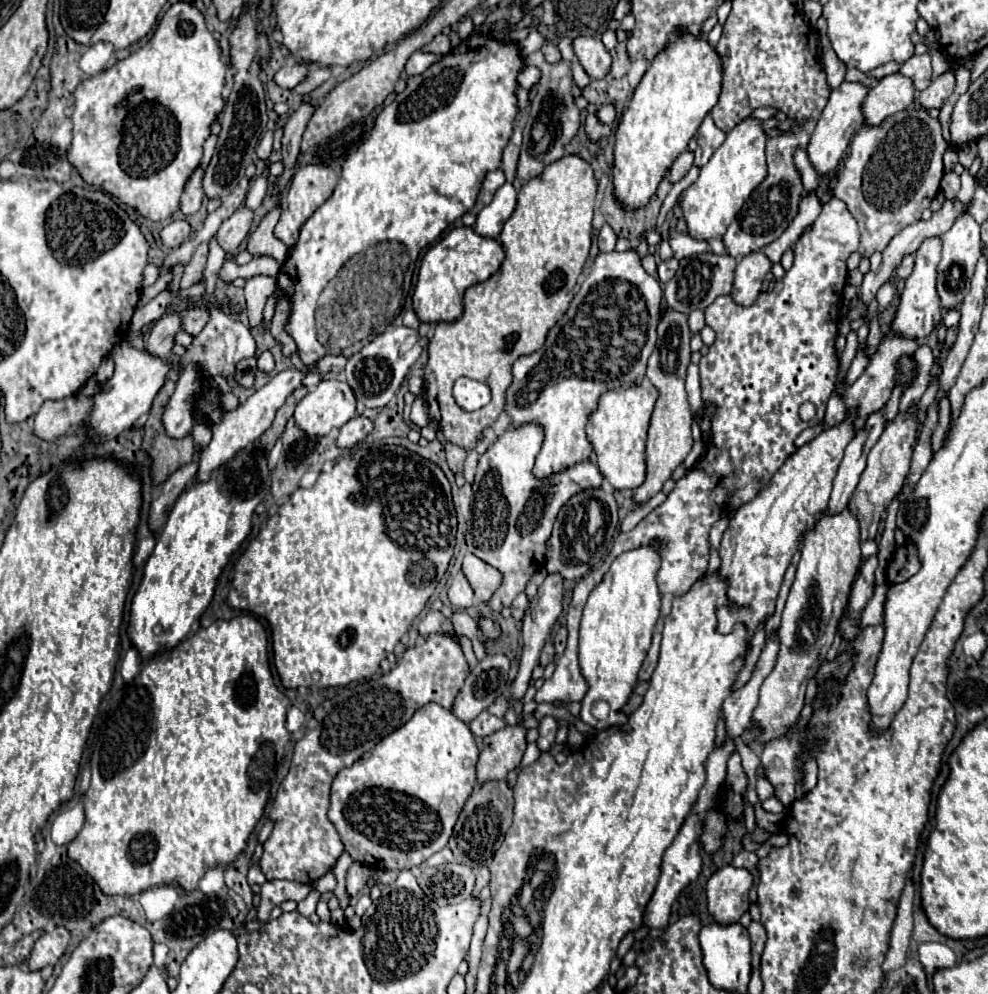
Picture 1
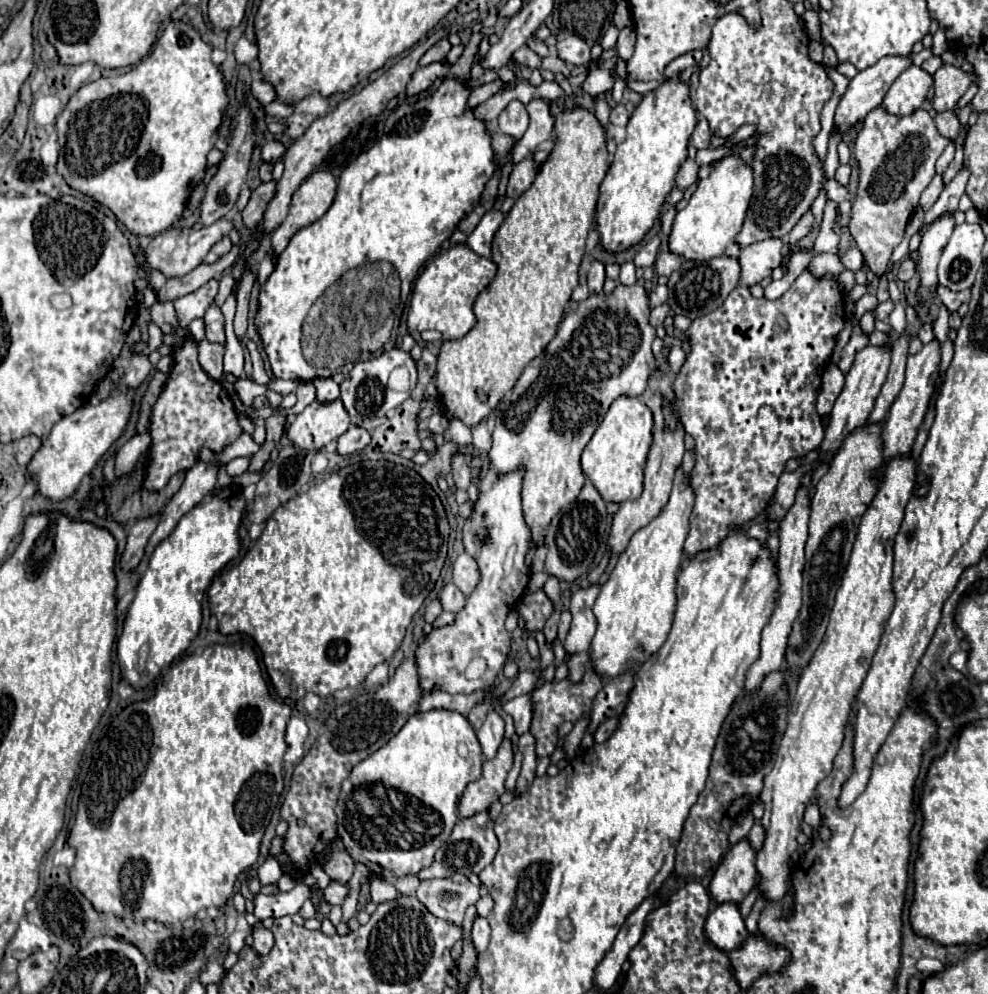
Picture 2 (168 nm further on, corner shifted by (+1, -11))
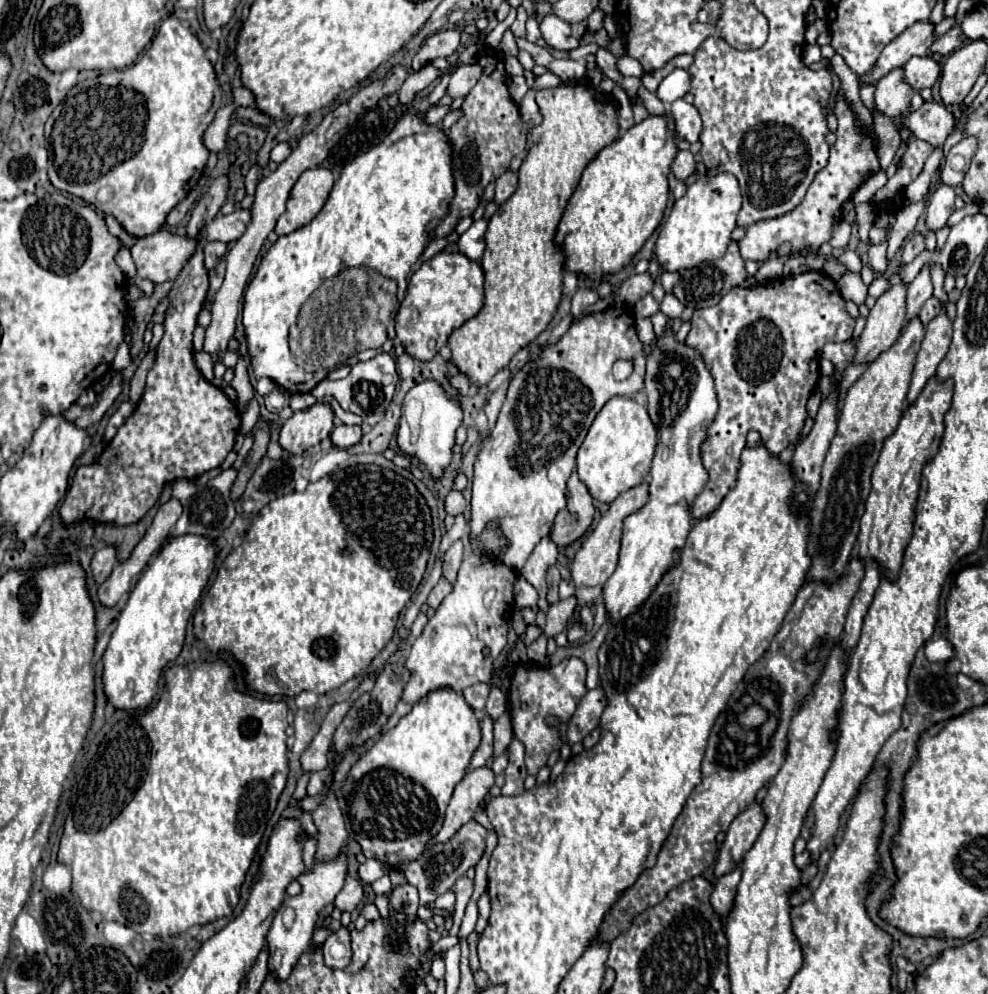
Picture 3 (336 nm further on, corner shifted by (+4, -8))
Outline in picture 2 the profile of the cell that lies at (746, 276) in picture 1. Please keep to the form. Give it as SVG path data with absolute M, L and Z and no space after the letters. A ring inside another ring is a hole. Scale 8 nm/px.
M765 238L763 242L755 242L751 246L745 246L739 254L739 262L741 262L741 284L743 286L759 284L765 276L771 276L771 270L775 266L781 266L781 262L783 262L783 238Z

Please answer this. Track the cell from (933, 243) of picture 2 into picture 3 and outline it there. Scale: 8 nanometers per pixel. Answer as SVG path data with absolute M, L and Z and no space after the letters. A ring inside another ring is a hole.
M942 185L940 189L934 191L934 195L930 199L930 205L926 209L926 227L930 231L938 233L940 229L946 227L948 217L954 211L954 197L956 197L956 193L948 185Z

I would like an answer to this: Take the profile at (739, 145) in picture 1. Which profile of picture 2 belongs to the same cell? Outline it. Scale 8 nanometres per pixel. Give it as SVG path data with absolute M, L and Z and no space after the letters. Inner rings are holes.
M739 156L723 158L705 180L699 180L697 190L691 196L689 204L677 212L669 236L669 252L677 254L683 260L699 260L699 262L721 256L725 248L735 242L735 236L741 230L751 194L753 194L753 170L747 164L743 164Z

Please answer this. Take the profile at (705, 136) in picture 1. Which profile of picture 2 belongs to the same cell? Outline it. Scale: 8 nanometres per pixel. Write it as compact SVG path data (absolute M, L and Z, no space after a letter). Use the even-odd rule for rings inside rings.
M699 116L697 126L695 126L695 132L691 134L691 144L695 148L707 148L709 146L709 138L711 138L709 124L707 124L707 120L703 116Z

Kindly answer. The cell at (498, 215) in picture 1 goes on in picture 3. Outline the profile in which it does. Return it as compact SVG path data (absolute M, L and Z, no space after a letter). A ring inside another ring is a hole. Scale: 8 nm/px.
M482 217L478 221L474 221L470 225L470 229L466 229L460 239L458 239L458 249L460 253L464 253L466 257L470 257L472 261L478 261L482 259L482 253L484 253L484 233L486 233L486 227L488 227L488 221Z

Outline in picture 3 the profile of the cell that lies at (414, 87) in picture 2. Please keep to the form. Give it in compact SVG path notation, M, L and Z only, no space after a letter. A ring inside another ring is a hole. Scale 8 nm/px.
M428 63L426 67L422 67L416 73L410 73L408 79L404 81L404 85L398 91L400 103L410 103L414 99L414 95L420 93L420 91L424 91L436 77L440 77L440 71L432 63Z

